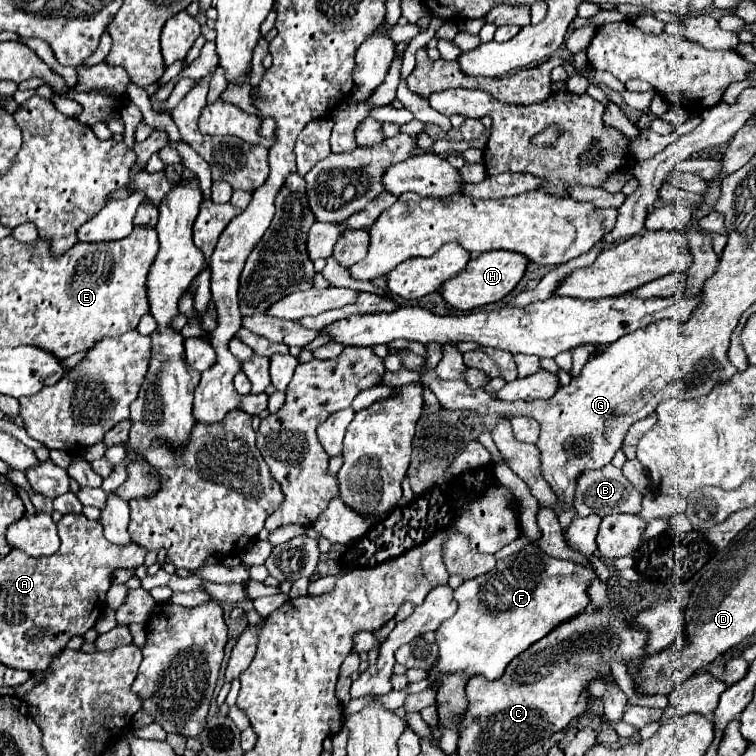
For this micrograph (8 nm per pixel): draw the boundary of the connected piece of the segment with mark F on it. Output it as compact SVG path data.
M527 545L519 553L497 561L497 565L489 573L483 573L475 579L463 581L455 589L455 599L459 603L457 613L453 617L445 619L441 623L439 631L435 631L437 645L439 645L439 661L435 663L435 667L431 667L427 671L427 681L431 683L429 689L439 691L443 685L441 675L447 675L447 673L461 675L463 681L469 681L475 675L483 675L489 681L499 679L503 675L505 667L519 653L523 653L535 641L545 637L553 627L575 617L577 613L581 613L589 605L587 585L591 579L593 579L591 569L587 569L579 563L567 561L567 559L549 557L537 545Z

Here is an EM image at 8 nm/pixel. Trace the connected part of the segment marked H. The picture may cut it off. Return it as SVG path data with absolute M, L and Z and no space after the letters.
M487 251L479 257L473 257L465 267L465 271L461 271L461 275L449 279L441 287L441 295L449 305L461 311L471 311L471 309L501 301L523 279L527 265L529 265L529 259L525 259L525 255L519 255L515 251Z

